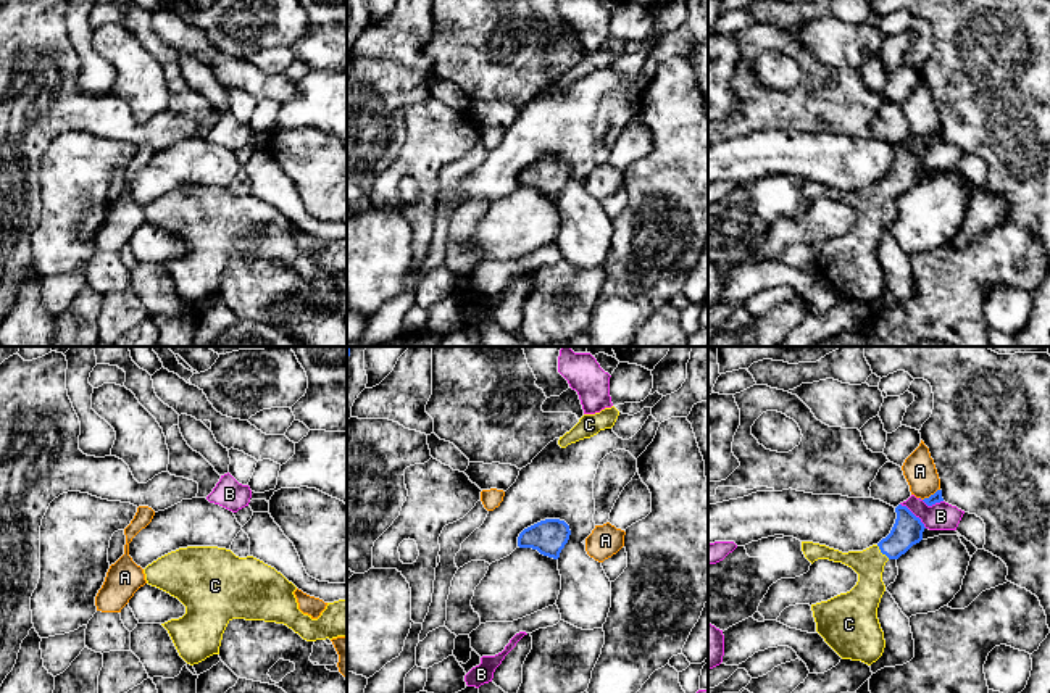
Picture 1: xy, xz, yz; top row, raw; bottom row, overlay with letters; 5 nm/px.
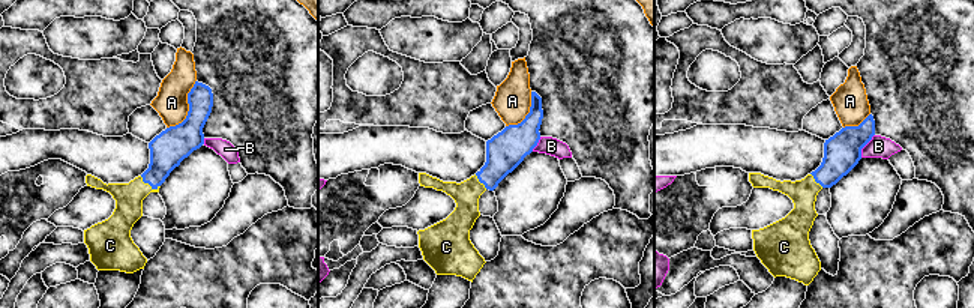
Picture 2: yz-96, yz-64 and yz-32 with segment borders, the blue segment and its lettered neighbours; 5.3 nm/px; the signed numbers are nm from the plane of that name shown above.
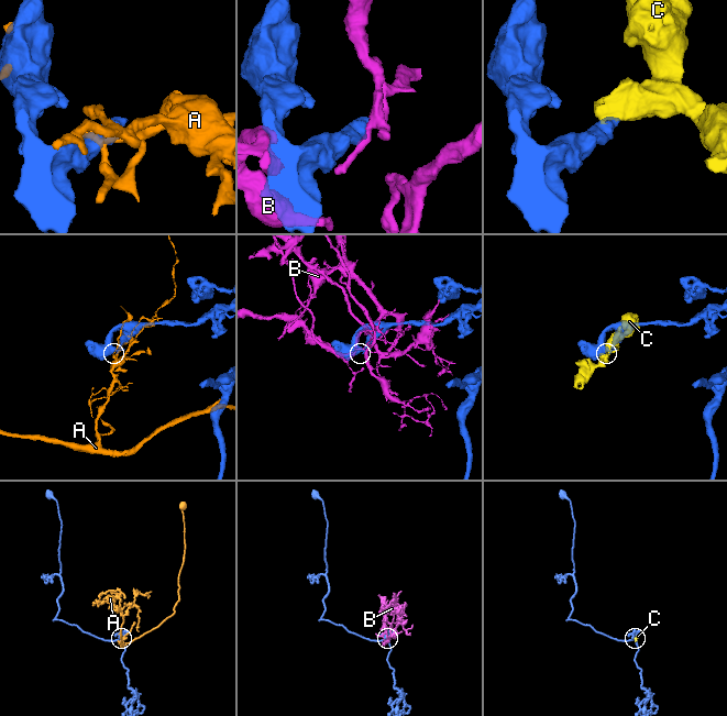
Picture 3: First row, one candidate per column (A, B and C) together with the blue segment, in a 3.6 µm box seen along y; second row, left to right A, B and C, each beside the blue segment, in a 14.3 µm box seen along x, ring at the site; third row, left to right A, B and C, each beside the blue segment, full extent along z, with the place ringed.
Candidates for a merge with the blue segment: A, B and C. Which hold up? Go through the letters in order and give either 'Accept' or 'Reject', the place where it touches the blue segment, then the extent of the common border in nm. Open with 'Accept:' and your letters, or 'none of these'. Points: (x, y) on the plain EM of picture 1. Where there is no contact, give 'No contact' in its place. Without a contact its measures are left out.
Accept: C
A: Reject. Touches blue at yz (931, 134). Shared border 120 nm
B: Reject. Touches blue at yz (913, 153). Shared border 180 nm
C: Accept. Touches blue at yz (883, 192). Shared border 100 nm

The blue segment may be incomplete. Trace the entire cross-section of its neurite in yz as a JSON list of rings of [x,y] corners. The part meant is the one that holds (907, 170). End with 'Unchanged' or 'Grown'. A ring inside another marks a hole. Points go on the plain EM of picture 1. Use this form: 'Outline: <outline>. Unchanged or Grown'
Outline: [[[898,143],[895,151],[890,172],[863,190],[842,192],[826,184],[802,181],[802,190],[811,203],[829,198],[858,213],[858,221],[850,230],[811,243],[816,271],[842,298],[871,305],[884,292],[885,279],[877,258],[877,247],[885,230],[884,205],[919,182],[926,168],[906,145]]]. Grown

